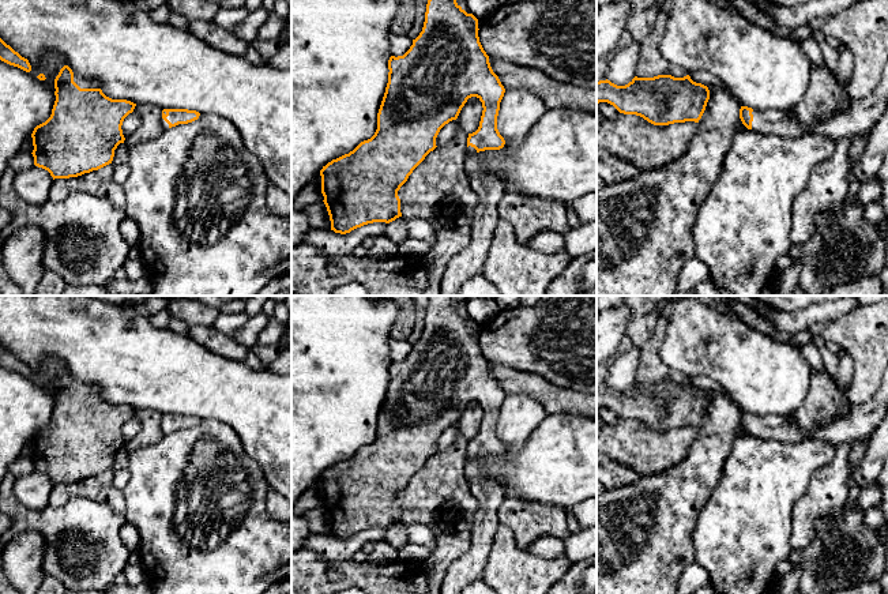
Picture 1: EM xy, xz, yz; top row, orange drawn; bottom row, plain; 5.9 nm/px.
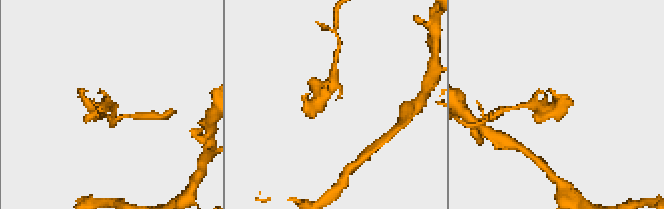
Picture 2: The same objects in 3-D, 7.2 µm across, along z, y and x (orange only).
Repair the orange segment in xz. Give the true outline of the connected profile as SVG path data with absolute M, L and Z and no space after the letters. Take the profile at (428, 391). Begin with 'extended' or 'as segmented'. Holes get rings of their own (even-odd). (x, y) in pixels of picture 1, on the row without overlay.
extended | M430 296L422 337L403 361L391 361L388 365L388 388L377 418L375 440L320 475L323 507L330 520L331 535L346 540L368 529L390 529L402 522L398 501L400 492L437 452L436 443L440 435L458 424L469 403L477 402L483 416L478 435L467 443L464 474L478 510L470 548L447 569L440 594L460 594L467 584L481 579L500 526L498 511L507 497L496 477L489 482L483 481L477 463L479 456L500 455L505 450L497 435L497 421L505 394L493 377L489 361L479 347L478 324L456 308L466 298L467 296Z

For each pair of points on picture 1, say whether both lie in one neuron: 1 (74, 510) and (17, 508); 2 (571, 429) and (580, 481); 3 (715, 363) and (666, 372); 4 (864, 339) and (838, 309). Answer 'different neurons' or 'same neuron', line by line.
1: same neuron
2: same neuron
3: different neurons
4: different neurons

